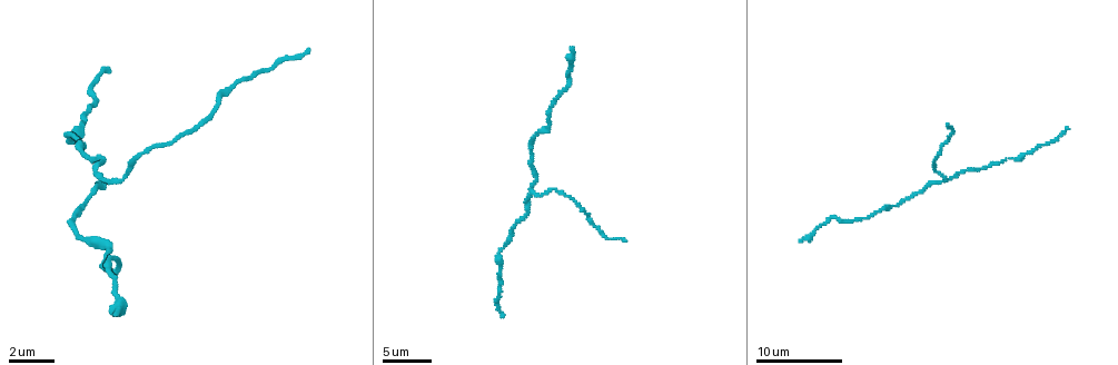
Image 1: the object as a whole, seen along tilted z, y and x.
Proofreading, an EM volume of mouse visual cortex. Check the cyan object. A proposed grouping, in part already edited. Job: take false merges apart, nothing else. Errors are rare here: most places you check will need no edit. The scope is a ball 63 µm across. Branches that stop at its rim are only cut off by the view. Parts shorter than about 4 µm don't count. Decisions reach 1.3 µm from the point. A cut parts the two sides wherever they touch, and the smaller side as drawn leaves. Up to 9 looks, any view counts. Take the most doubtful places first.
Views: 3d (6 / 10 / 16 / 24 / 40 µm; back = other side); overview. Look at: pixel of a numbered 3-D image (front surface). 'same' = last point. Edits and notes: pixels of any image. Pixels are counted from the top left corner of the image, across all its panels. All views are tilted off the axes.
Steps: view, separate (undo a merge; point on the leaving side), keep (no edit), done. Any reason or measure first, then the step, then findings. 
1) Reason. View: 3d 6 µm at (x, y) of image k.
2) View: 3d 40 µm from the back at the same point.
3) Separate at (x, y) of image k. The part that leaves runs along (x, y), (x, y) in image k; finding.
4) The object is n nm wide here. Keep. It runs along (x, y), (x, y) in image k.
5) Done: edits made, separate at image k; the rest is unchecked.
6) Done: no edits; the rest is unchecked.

Three-way junction. View: 3d 10 µm at (533, 191) of image 1.

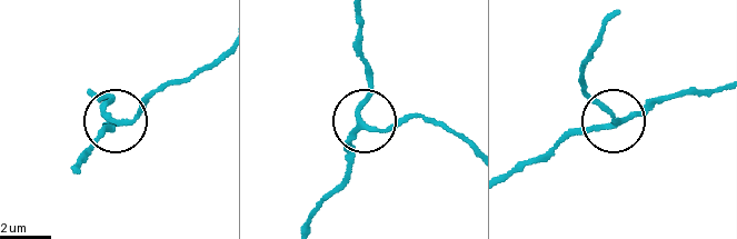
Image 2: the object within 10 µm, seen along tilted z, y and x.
View: 3d 6 µm at (619, 121) of image 2.

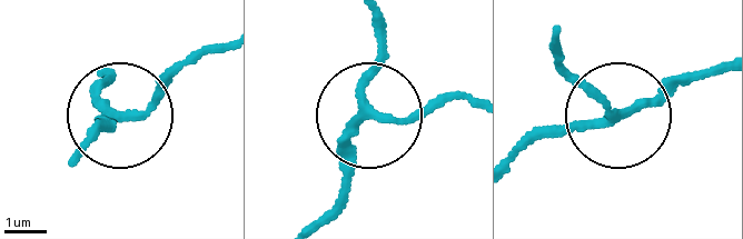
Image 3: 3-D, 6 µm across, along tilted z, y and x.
The side arm is 13 µm long. Keep. It runs along (110, 128), (109, 111), (151, 103), (182, 68) in image 3; one neuron here.

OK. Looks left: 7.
Thick turns thin. View: 3d 6 µm at (1013, 160) of image 1.

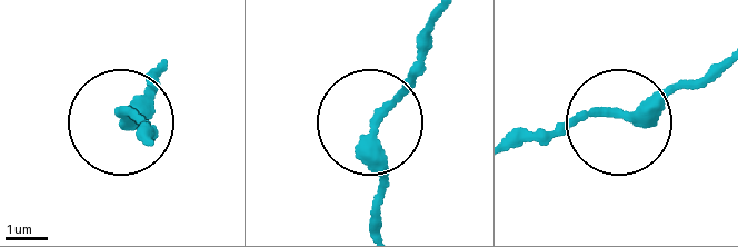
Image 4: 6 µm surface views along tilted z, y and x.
View: 3d 6 µm from the back at (609, 111) of image 4.

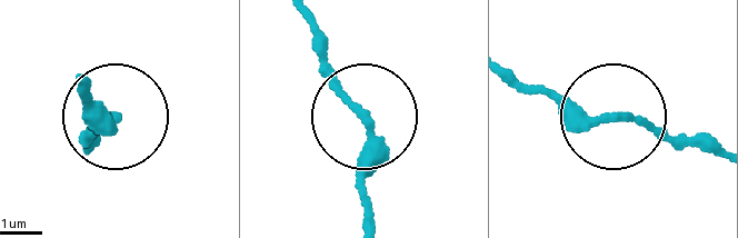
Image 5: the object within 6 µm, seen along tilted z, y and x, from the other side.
Keep. It runs along (715, 154), (524, 93) in image 5; one neuron here.

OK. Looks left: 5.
Thick turns thin. View: 3d 10 µm at (112, 260) of image 1.

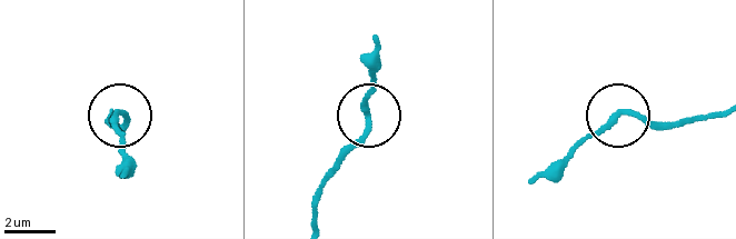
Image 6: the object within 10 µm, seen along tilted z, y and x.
Keep. One neuron here.

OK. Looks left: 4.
Thick turns thin. View: 3d 10 µm at (79, 237) of image 1.

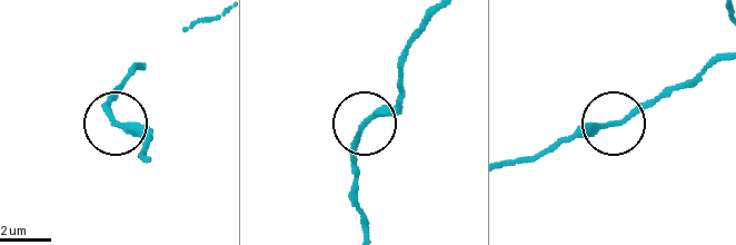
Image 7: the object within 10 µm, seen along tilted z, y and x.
From behind. View: 3d 10 µm from the back at (614, 126) of image 7.

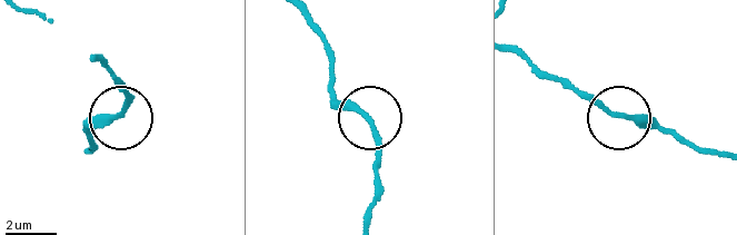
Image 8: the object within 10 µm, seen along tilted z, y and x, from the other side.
Keep. It runs along (365, 218), (374, 192), (372, 138), (361, 115), (332, 98) in image 8; one neuron here.

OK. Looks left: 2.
Done: no edits; the rest is unchecked.

